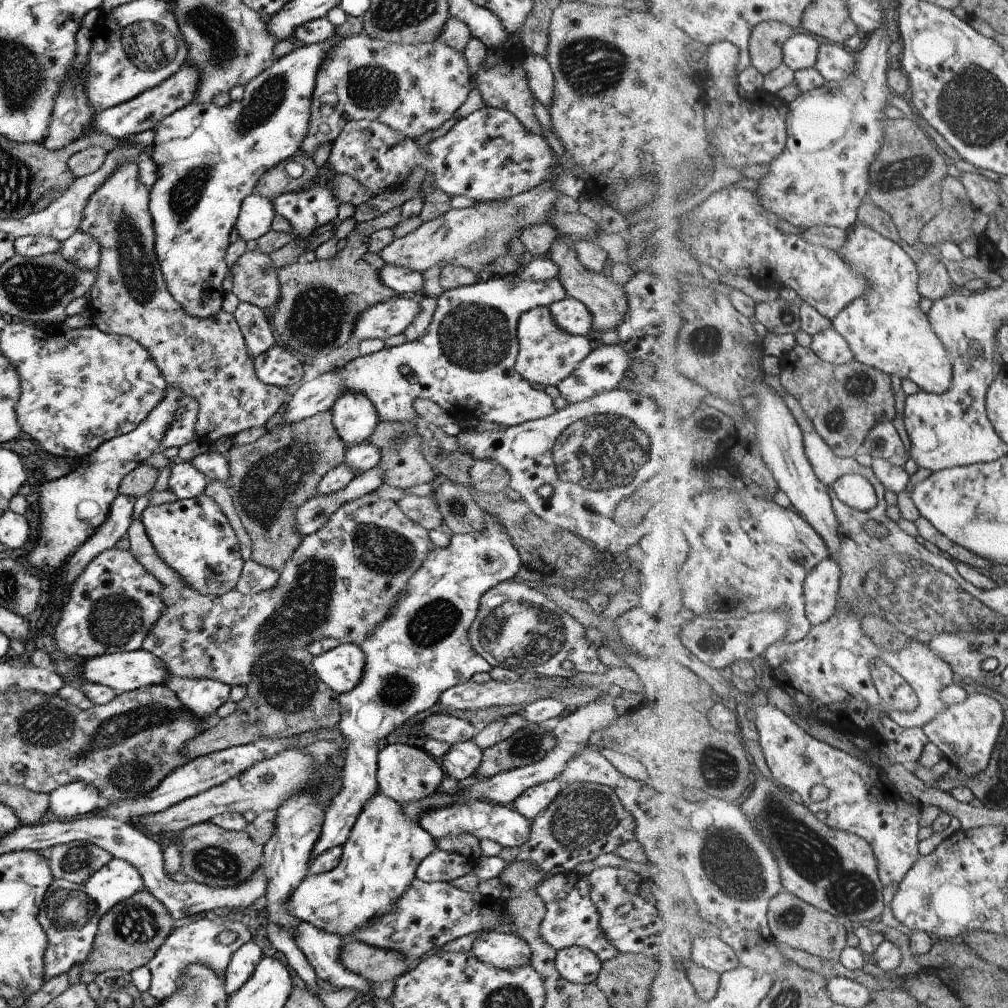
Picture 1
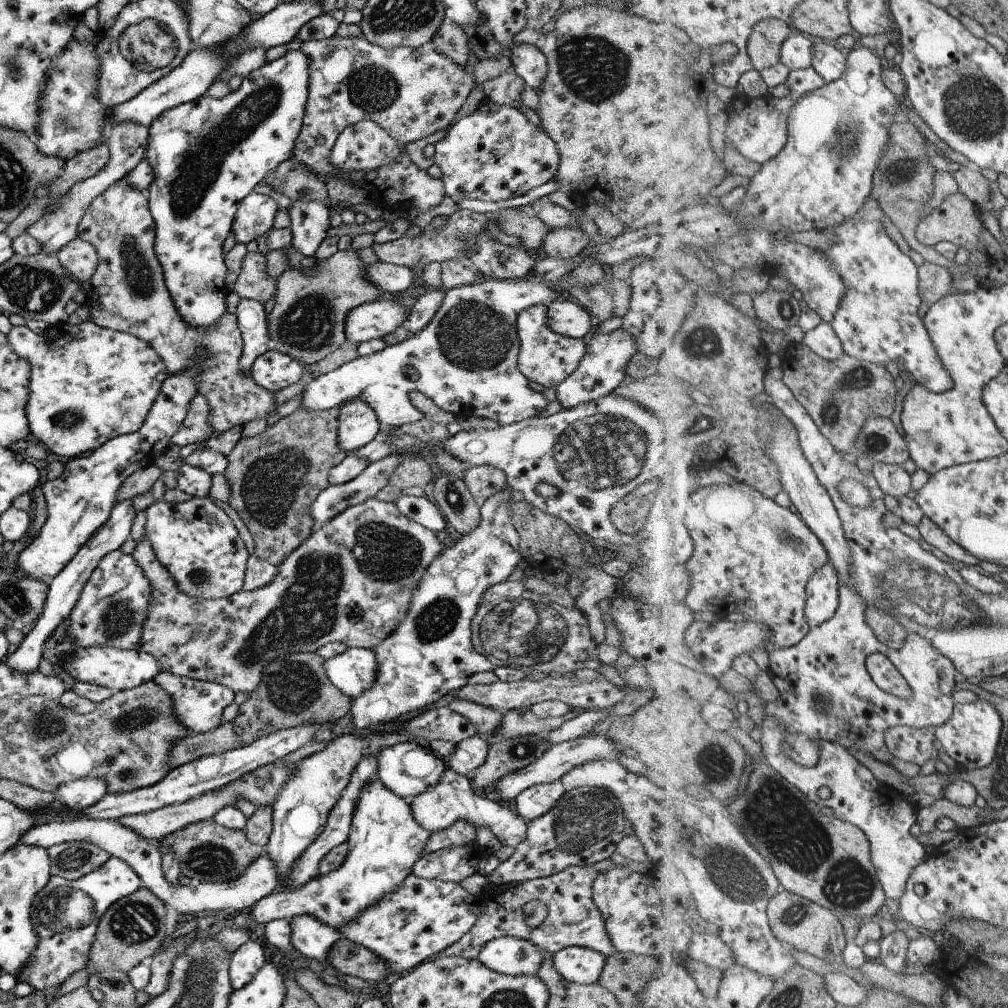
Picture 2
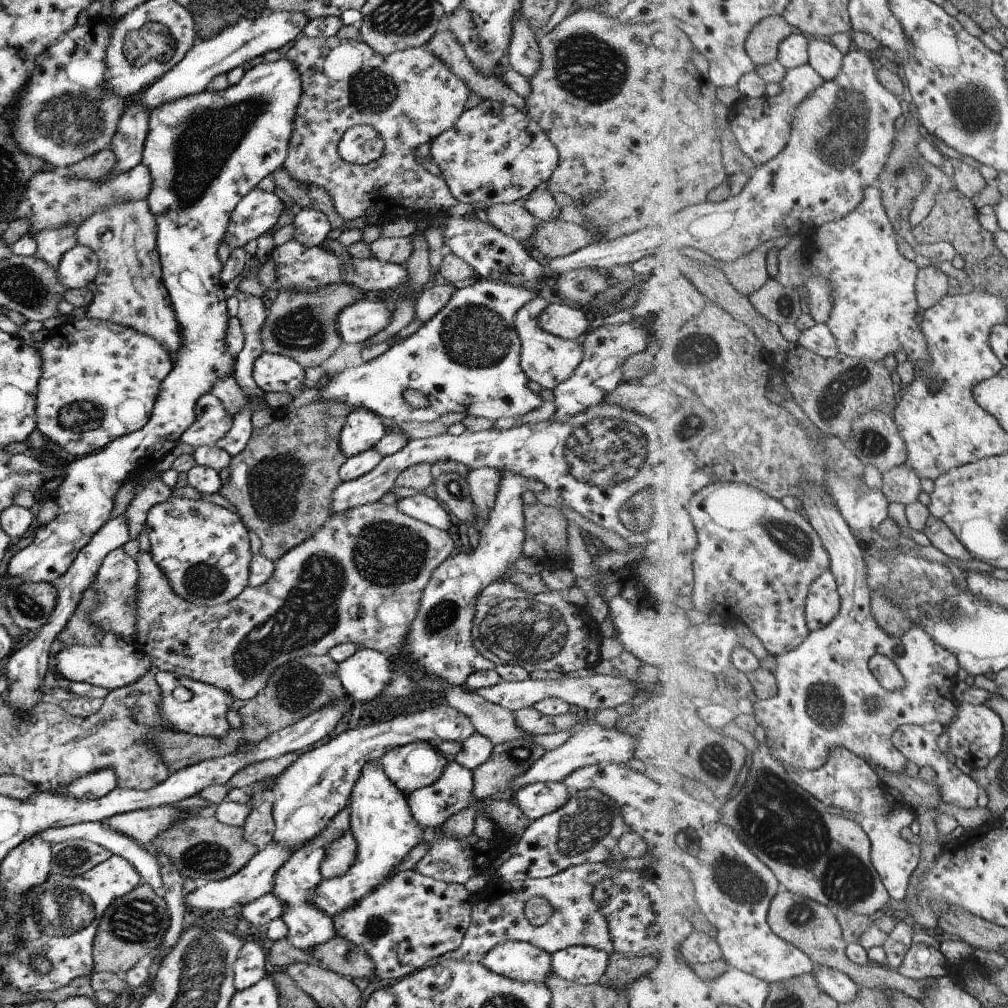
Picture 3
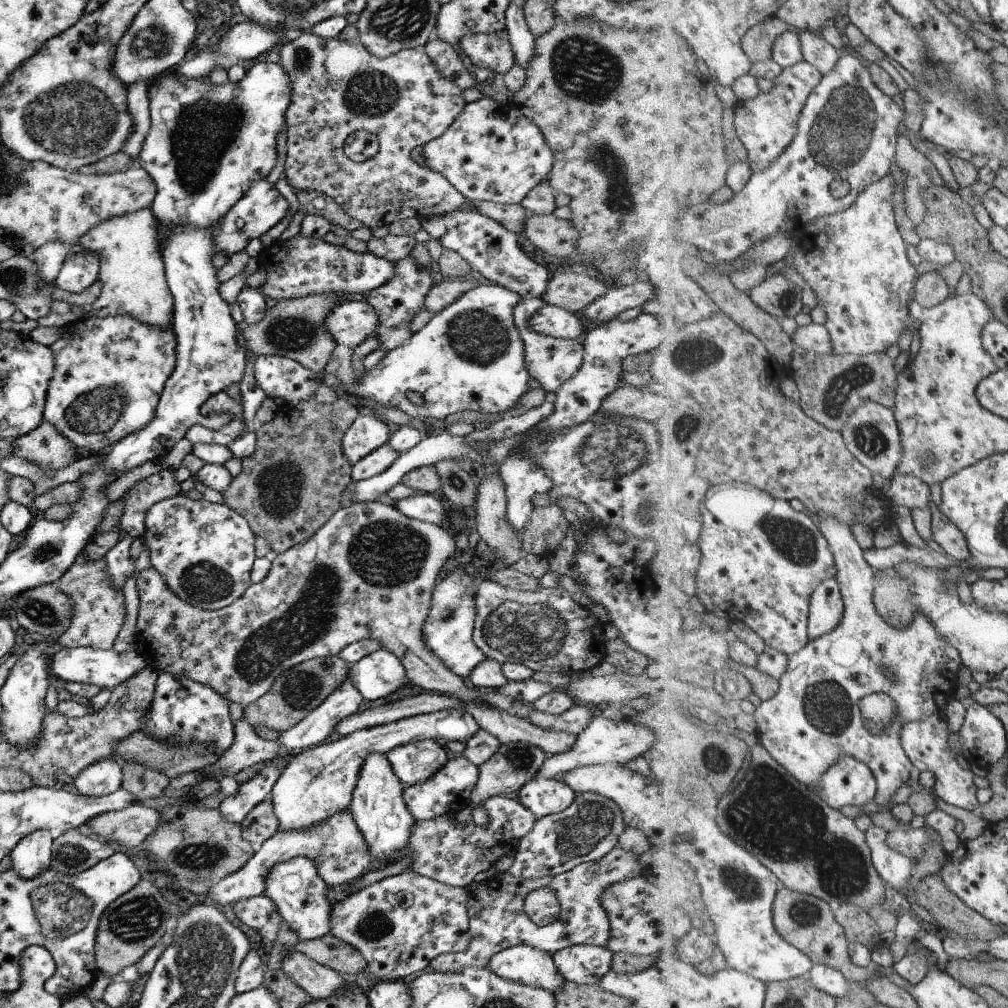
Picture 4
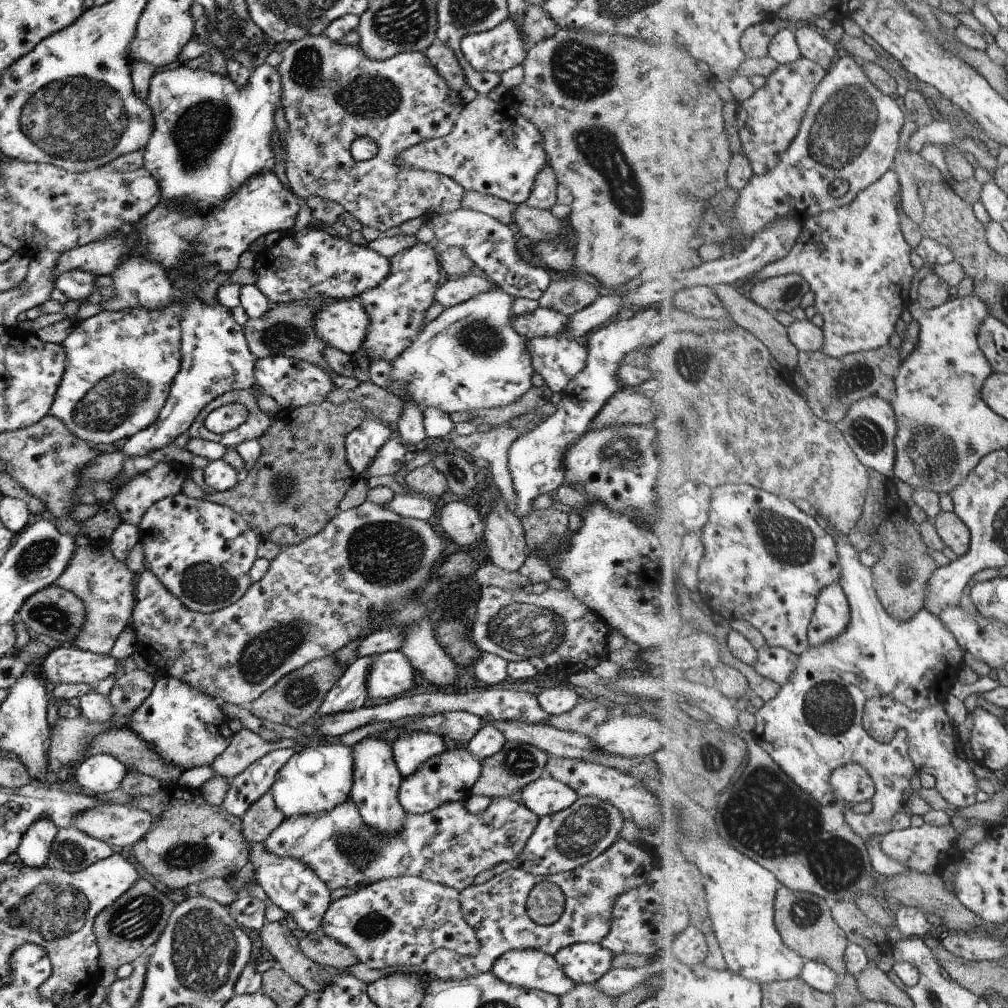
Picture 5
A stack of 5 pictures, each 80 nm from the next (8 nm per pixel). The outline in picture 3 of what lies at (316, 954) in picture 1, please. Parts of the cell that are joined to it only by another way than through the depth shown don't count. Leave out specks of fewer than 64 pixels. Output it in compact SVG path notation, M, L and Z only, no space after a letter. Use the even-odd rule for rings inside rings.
M346 807L340 810L313 840L309 840L301 848L291 853L291 856L273 875L270 893L282 905L280 919L287 927L288 942L295 948L308 952L309 949L317 947L318 944L324 943L336 935L332 918L312 903L312 893L322 879L322 876L319 876L319 864L322 863L325 848L332 843L332 840L338 839L338 836L349 828L349 815Z

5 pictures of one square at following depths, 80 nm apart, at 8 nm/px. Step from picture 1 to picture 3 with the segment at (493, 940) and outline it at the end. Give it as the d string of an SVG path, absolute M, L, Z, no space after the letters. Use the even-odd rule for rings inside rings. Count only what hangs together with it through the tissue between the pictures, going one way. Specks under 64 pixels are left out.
M507 941L494 946L480 963L491 972L526 983L544 984L552 974L550 954L523 941Z

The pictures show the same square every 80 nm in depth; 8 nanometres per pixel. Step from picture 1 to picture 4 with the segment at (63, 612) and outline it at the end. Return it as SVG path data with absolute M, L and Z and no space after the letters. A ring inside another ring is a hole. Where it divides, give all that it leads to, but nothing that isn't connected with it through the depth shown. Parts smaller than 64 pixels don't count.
M122 529L120 538L103 556L106 558L108 575L116 589L122 588L123 582L134 569L134 562L129 557L129 545L134 538Z

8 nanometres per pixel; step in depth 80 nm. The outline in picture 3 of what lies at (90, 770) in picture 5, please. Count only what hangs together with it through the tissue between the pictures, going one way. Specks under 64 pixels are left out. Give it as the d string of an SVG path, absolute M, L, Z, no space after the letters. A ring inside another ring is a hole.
M106 768L72 780L62 791L76 799L95 800L115 787L117 786L114 772L112 768Z

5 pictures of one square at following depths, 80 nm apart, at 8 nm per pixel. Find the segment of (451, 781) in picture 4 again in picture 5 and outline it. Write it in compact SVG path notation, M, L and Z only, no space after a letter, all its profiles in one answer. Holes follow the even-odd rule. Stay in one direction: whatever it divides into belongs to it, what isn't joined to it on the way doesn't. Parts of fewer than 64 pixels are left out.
M465 746L445 749L431 760L424 760L409 776L402 777L397 798L406 813L420 815L440 804L461 801L469 796L470 788L480 775L480 761Z

